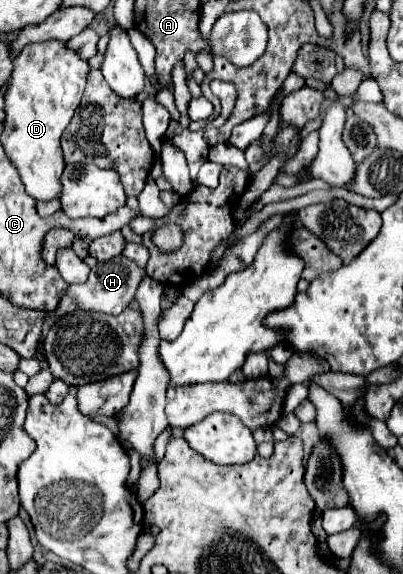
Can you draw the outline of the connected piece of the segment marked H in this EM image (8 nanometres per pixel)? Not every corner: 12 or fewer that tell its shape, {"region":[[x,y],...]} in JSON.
{"region":[[117,255],[69,285],[57,313],[83,307],[119,315],[145,267]]}

